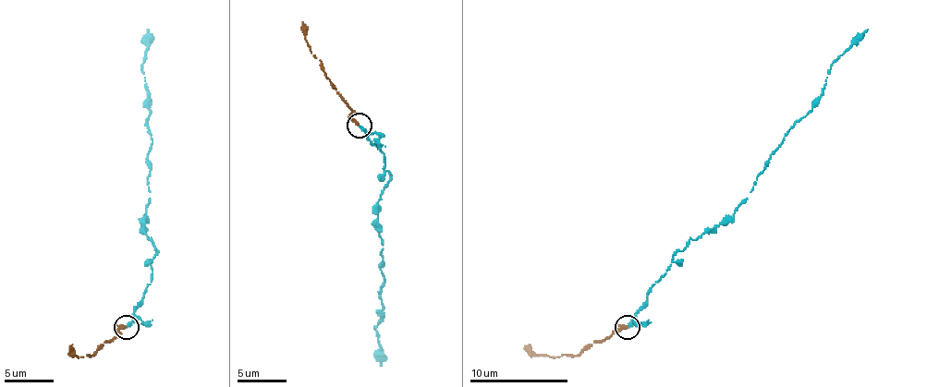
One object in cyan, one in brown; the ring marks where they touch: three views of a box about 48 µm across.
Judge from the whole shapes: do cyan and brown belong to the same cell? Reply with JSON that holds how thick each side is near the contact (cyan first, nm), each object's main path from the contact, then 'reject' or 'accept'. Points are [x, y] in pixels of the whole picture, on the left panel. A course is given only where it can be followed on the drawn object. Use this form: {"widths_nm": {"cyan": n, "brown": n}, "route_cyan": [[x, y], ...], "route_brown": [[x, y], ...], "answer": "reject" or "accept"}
{"widths_nm": {"cyan": 320, "brown": 320}, "route_cyan": [[127, 327], [152, 283], [156, 255], [144, 233], [152, 137], [141, 66], [147, 29]], "route_brown": [[125, 327], [104, 342], [92, 356], [75, 356], [70, 346]], "answer": "accept"}

